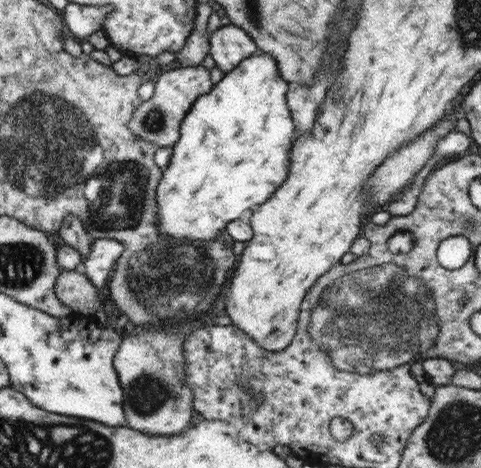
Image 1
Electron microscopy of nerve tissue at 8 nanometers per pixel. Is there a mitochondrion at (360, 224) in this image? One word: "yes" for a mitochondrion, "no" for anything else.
no

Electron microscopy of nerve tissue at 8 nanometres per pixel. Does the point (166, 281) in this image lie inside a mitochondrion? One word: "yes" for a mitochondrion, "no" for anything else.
yes

